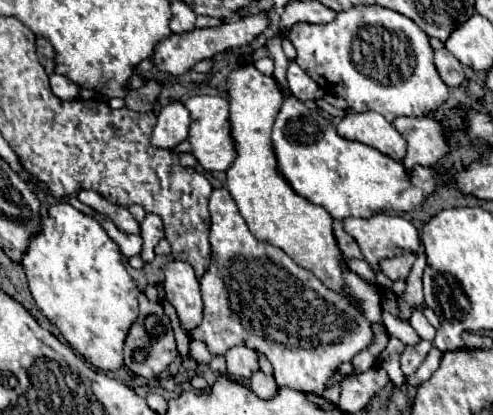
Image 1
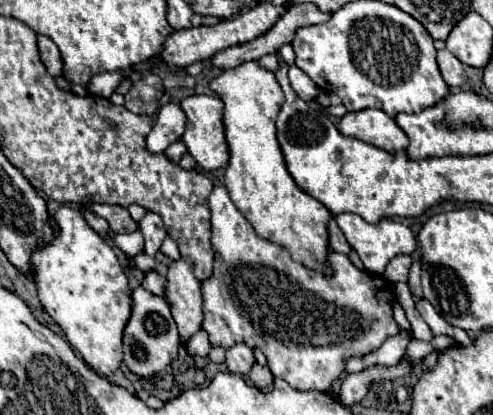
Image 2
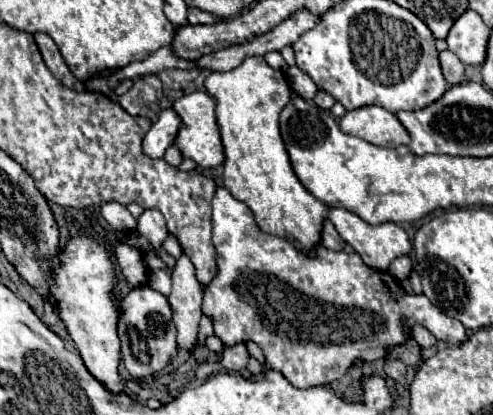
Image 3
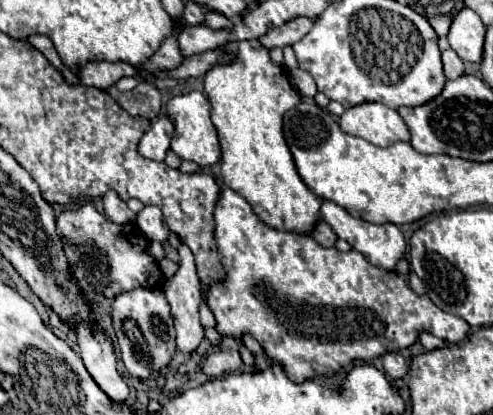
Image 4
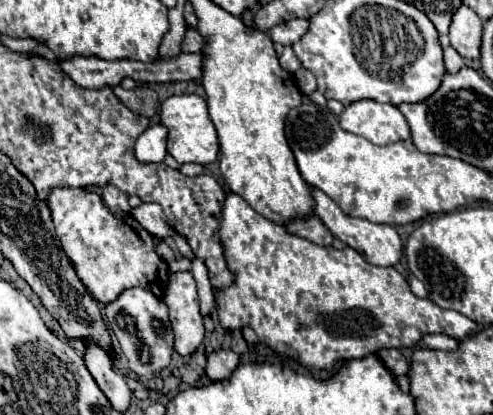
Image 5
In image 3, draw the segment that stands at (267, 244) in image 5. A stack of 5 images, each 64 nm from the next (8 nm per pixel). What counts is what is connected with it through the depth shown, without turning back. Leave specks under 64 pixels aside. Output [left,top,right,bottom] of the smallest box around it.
[202,188,468,388]

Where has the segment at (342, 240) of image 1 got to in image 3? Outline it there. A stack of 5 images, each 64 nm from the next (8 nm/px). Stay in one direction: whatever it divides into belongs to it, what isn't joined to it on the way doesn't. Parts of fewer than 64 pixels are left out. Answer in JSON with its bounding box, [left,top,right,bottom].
[322,220,344,250]

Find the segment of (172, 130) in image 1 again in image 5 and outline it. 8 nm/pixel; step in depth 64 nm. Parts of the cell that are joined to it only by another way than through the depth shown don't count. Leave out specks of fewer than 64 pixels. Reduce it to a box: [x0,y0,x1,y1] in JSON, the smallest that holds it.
[136,124,168,162]

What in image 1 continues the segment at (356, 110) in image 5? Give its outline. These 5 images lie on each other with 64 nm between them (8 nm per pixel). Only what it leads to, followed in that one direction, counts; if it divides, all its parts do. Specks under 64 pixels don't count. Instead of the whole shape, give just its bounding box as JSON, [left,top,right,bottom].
[336,112,406,162]

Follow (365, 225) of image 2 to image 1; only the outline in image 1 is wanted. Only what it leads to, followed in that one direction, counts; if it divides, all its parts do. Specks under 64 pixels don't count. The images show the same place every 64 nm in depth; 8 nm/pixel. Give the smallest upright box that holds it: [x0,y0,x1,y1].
[344,214,420,272]

